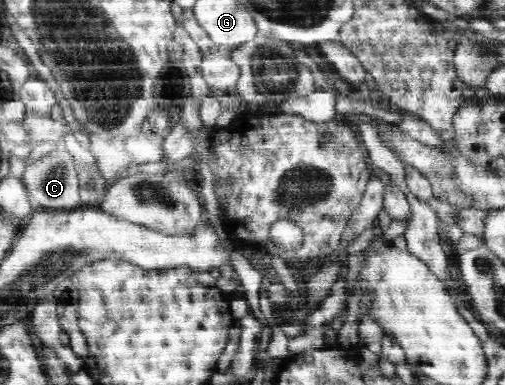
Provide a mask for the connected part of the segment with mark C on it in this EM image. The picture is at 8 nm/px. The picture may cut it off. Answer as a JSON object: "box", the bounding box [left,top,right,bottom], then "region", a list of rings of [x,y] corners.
{"box":[23,148,82,210],"region":[[[65,148],[53,150],[49,156],[27,166],[23,174],[23,184],[29,192],[29,202],[34,208],[45,210],[73,210],[82,207],[79,197],[79,176],[75,168],[75,159],[69,155]]]}

